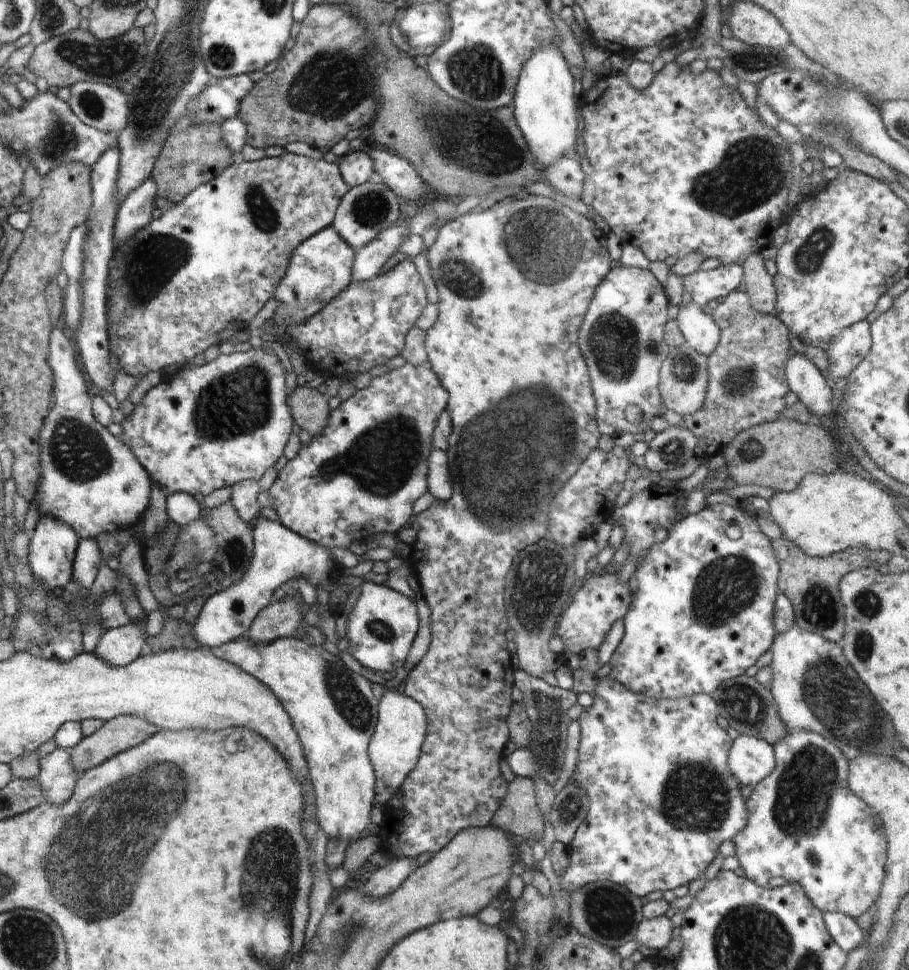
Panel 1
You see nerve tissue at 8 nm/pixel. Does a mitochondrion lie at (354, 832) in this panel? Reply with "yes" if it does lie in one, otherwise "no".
no

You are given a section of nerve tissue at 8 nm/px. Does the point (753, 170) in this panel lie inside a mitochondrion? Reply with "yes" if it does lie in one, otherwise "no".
yes

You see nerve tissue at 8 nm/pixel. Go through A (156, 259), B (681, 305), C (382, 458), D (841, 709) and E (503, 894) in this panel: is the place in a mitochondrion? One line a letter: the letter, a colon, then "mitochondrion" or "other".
A: mitochondrion
B: other
C: mitochondrion
D: mitochondrion
E: other

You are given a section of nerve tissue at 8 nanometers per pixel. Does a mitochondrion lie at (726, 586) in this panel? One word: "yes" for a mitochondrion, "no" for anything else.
yes

